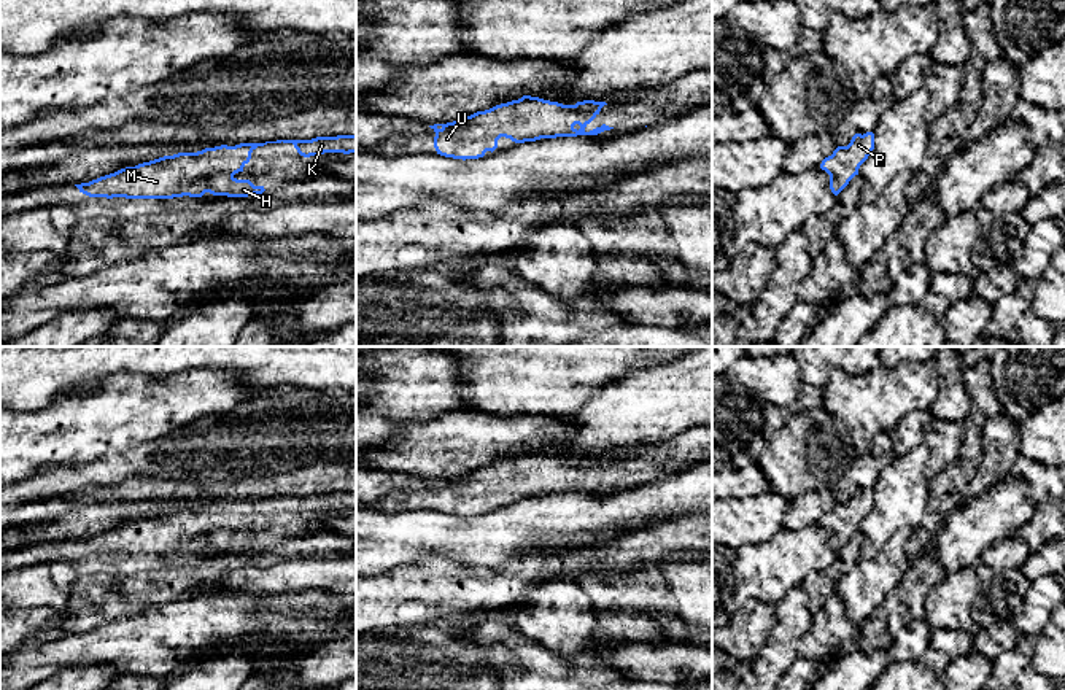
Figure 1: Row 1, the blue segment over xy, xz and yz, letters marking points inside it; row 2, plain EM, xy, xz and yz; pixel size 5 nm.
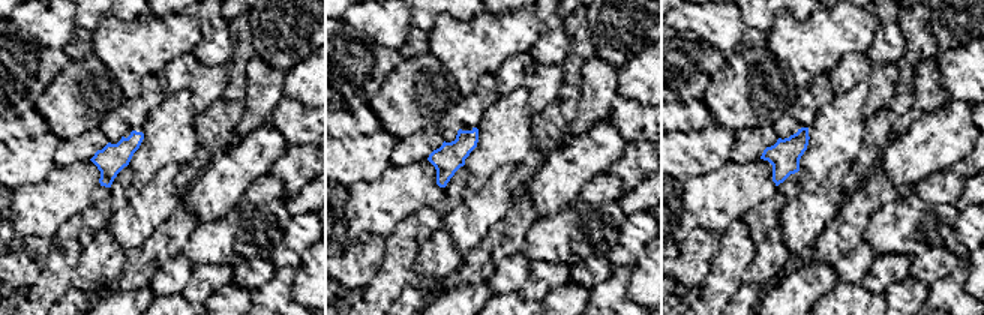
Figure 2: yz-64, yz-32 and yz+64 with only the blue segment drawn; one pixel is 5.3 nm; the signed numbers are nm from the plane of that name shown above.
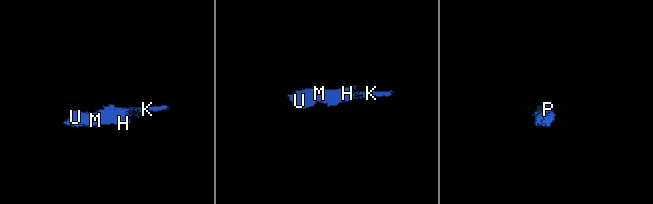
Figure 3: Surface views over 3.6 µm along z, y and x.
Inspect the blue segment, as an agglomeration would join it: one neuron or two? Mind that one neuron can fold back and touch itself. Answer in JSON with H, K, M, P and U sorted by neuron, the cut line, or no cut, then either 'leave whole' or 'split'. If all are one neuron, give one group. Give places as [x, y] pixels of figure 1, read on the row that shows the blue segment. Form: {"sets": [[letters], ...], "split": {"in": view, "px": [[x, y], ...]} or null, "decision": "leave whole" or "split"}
{"sets": [["H", "K", "M", "P", "U"]], "split": null, "decision": "leave whole"}

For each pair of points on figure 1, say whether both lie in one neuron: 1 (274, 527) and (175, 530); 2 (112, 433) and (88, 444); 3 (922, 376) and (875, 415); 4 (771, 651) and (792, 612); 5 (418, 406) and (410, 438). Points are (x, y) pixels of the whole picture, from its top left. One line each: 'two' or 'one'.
1: one
2: one
3: one
4: one
5: two

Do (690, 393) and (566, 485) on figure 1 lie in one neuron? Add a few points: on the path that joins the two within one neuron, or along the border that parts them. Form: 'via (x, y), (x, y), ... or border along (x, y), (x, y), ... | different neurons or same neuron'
border along (641, 447), (622, 457), (577, 457), (568, 461) | different neurons

